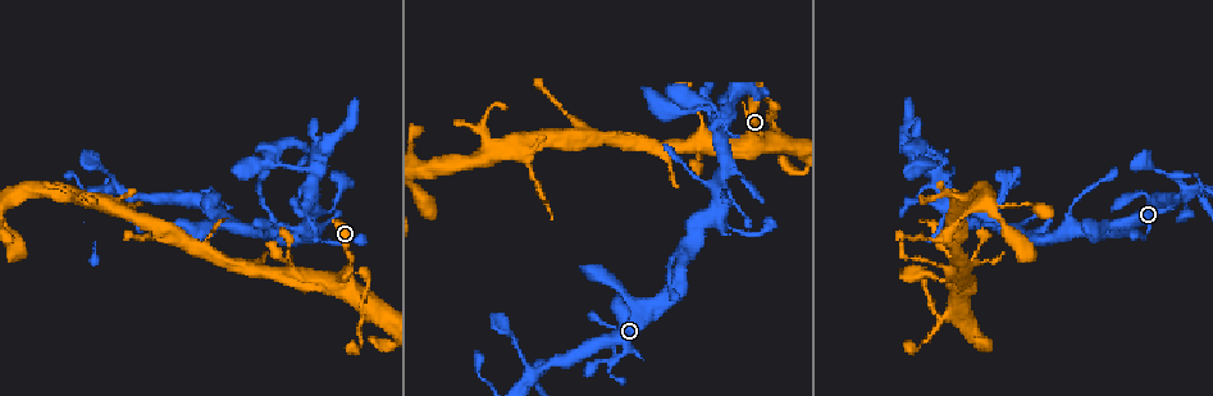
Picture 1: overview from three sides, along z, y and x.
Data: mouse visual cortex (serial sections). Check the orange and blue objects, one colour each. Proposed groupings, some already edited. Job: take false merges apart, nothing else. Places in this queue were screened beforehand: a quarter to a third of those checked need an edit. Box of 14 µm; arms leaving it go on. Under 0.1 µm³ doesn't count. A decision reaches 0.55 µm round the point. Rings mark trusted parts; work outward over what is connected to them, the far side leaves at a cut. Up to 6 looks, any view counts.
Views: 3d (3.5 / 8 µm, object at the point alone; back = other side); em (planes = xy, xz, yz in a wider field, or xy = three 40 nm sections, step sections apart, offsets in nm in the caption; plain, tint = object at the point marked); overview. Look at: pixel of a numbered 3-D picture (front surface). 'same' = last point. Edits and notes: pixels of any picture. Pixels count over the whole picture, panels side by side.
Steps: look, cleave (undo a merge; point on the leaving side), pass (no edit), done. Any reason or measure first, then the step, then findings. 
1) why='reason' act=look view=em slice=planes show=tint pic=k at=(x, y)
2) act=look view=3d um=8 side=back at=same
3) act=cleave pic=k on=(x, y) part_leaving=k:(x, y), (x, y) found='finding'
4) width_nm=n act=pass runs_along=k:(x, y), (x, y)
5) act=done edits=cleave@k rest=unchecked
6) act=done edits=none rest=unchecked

why='four or more arms meet' act=look view=3d um=3.5 pic=1 at=(536, 372)

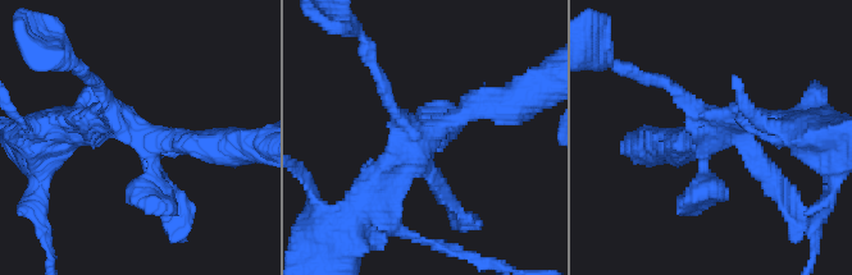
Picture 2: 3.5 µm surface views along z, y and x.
act=look view=em slice=xy step=1 show=tint pic=2 at=(137, 126)

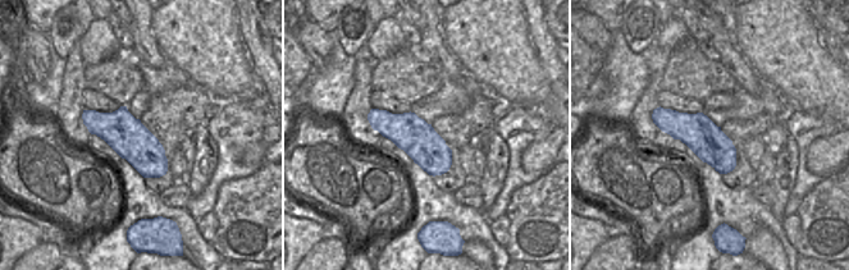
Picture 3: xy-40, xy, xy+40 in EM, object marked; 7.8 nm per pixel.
act=pass found='one cell here'

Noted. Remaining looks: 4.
why='four-way junction' act=look view=3d um=3.5 side=back pic=1 at=(934, 171)

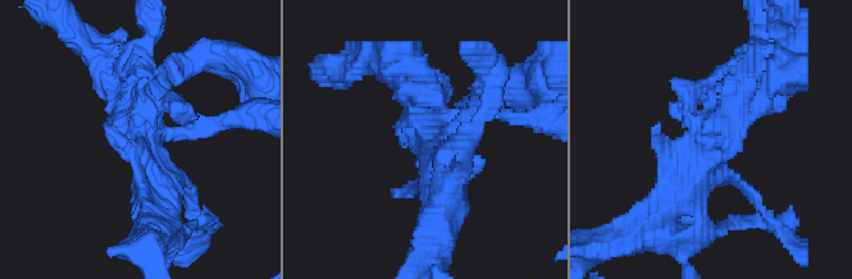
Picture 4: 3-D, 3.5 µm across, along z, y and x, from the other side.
act=look view=em slice=planes show=tint pic=4 at=(141, 141)

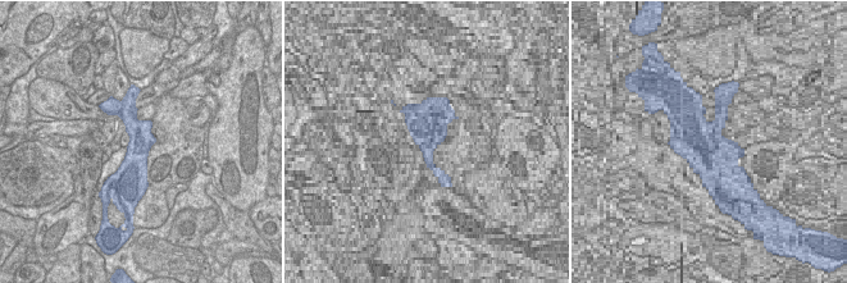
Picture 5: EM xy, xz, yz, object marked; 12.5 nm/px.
act=look view=em slice=xy step=5 show=tint at=same

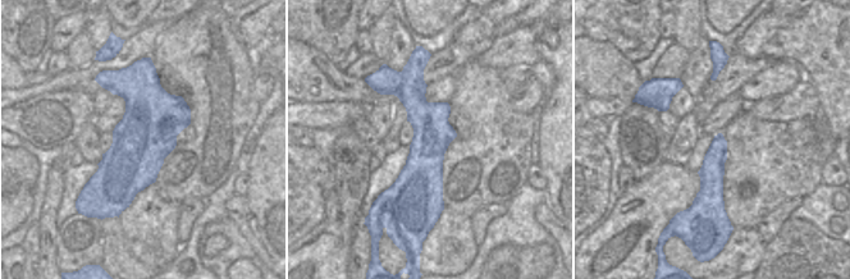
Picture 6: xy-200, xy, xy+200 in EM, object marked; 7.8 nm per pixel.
act=pass runs_along=6:(420, 74), (426, 195), (439, 207) found='one cell here'

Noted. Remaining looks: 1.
act=done edits=none rest=unchecked

